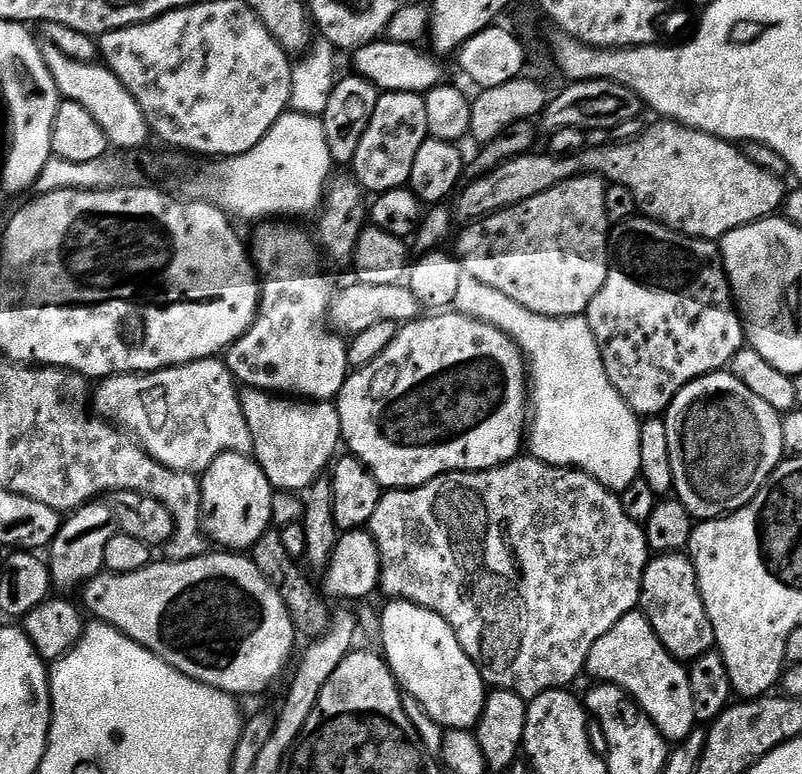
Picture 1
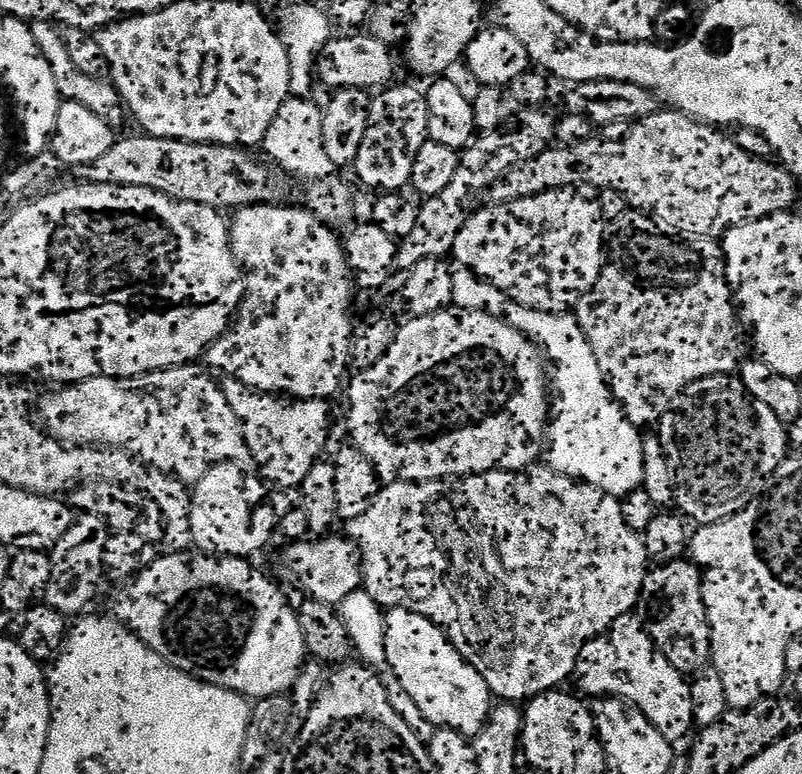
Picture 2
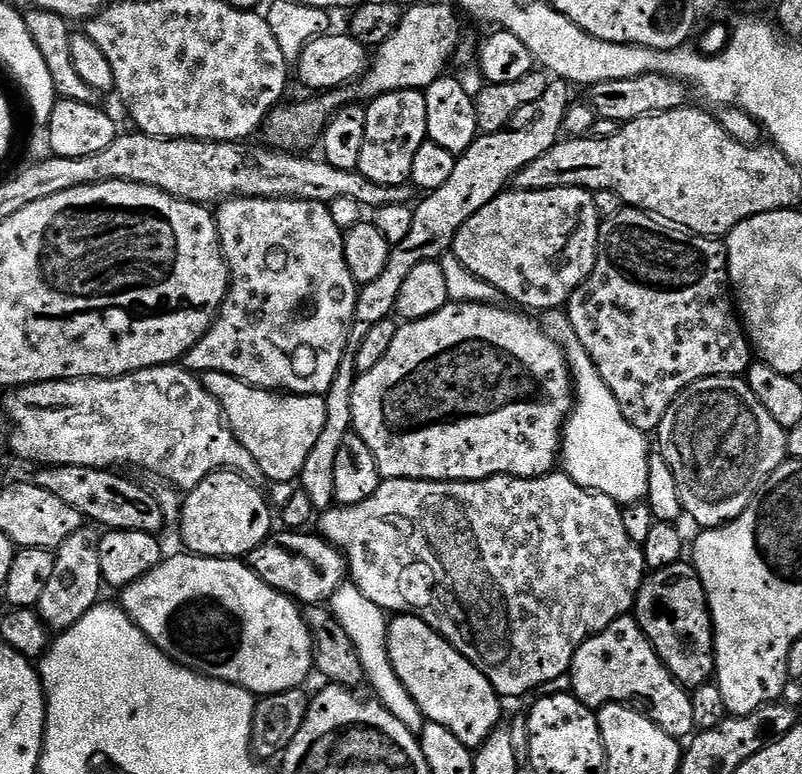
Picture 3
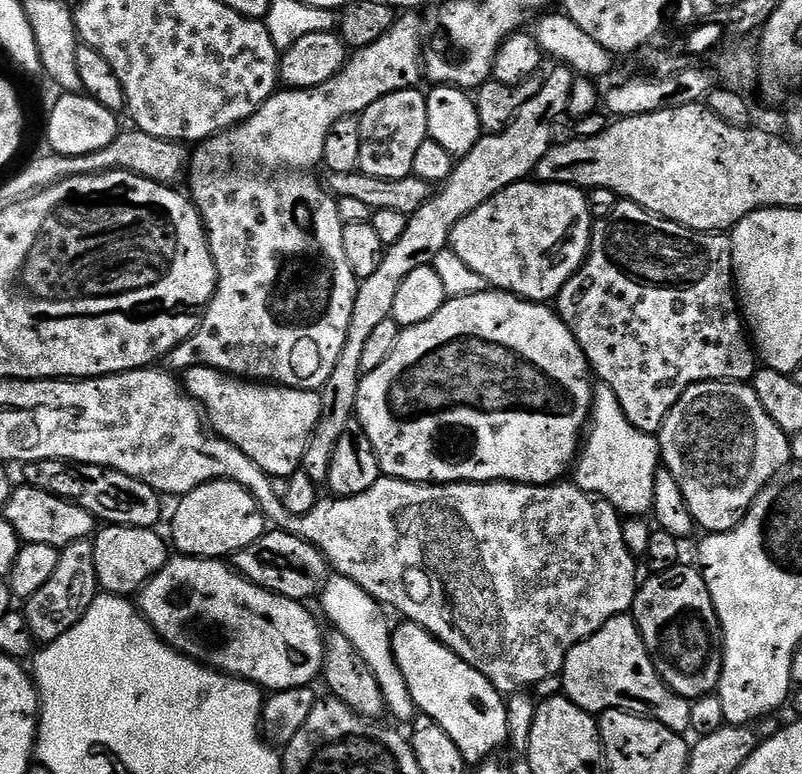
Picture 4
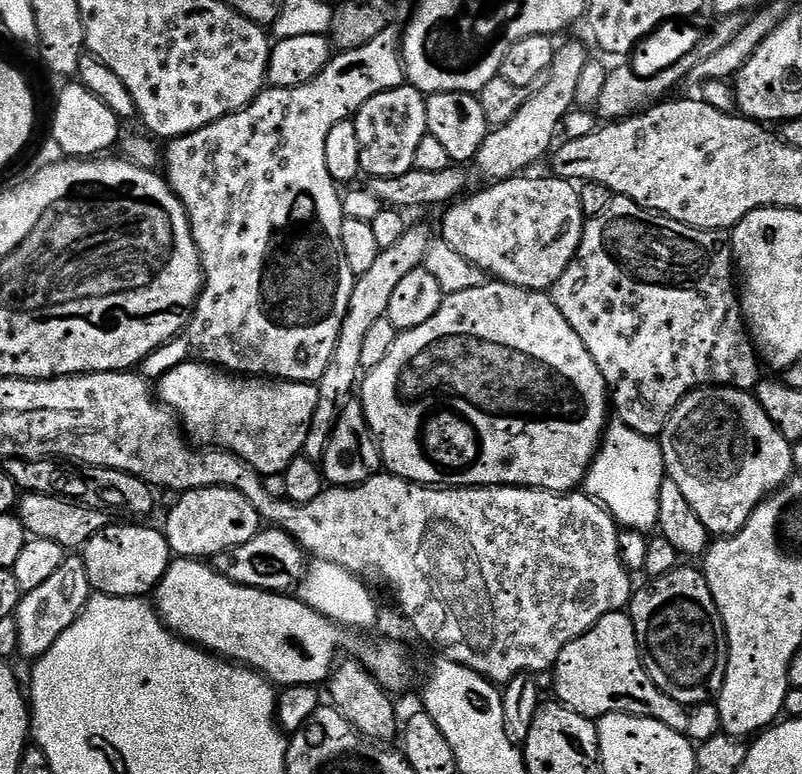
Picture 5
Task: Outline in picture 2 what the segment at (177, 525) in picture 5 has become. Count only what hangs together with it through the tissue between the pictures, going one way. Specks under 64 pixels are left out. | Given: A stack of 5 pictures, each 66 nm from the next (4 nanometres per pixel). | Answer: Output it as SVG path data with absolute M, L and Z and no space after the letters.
M215 464L191 489L190 534L193 545L201 553L252 558L271 542L272 532L274 536L278 528L278 512L268 501L265 481L252 474L237 464Z

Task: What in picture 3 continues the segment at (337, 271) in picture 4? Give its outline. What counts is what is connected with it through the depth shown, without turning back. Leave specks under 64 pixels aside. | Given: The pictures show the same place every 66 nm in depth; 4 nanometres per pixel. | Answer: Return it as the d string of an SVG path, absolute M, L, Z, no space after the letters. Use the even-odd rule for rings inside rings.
M451 3L448 4L416 4L412 9L409 7L402 22L398 22L398 30L394 30L394 34L390 34L390 38L375 49L363 75L355 83L343 88L333 88L330 92L312 98L316 100L304 100L301 104L290 105L289 108L273 108L262 129L263 135L268 135L273 140L273 145L292 150L295 149L295 144L308 144L315 136L317 139L337 111L353 102L371 102L391 92L429 88L434 81L445 75L444 66L451 56L457 55L462 43L461 17L457 9ZM237 196L223 201L215 209L220 249L224 251L224 260L228 264L230 277L228 293L210 330L206 330L206 334L202 334L200 341L182 357L183 367L193 374L205 372L230 374L242 382L253 384L255 388L279 390L285 394L297 396L324 396L330 390L330 382L334 382L334 374L338 374L338 366L346 359L347 352L344 351L347 350L348 344L350 348L350 329L354 324L358 295L358 285L350 274L350 266L346 266L344 232L336 225L332 210L329 205L319 204L317 200L263 200L257 196Z

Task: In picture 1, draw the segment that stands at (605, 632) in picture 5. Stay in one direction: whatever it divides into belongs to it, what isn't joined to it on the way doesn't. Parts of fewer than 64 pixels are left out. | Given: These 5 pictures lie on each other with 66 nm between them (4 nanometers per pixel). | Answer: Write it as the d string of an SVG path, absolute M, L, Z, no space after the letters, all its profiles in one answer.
M639 610L625 614L613 628L602 634L602 638L598 638L598 642L594 642L594 646L590 646L586 672L593 676L593 681L613 684L631 696L669 742L685 740L697 727L688 669L669 654L666 646L662 646L658 634L654 634L650 622Z

